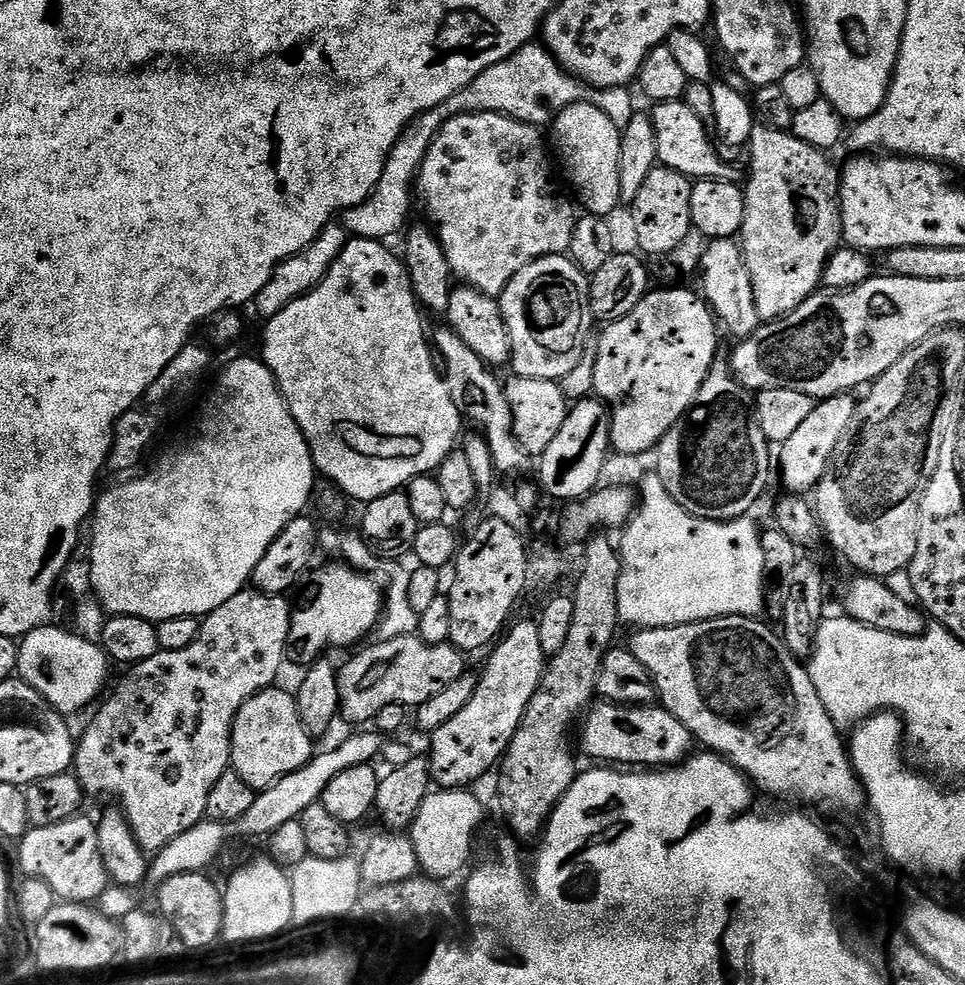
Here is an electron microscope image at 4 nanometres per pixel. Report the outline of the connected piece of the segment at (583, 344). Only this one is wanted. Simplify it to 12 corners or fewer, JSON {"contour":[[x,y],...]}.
{"contour":[[567,255],[499,296],[517,376],[563,380],[589,347],[589,277]]}

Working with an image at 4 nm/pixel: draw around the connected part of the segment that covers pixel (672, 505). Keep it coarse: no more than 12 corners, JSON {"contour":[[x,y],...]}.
{"contour":[[657,475],[618,540],[619,619],[761,615],[752,518],[703,520]]}

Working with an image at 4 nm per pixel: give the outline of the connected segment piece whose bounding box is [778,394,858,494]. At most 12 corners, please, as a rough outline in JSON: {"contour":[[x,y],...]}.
{"contour":[[852,394],[831,396],[790,434],[778,468],[792,494],[829,471],[858,416]]}

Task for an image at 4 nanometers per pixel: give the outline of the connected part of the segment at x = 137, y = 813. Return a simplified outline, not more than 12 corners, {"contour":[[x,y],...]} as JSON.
{"contour":[[234,594],[79,737],[145,853],[205,819],[294,609]]}

